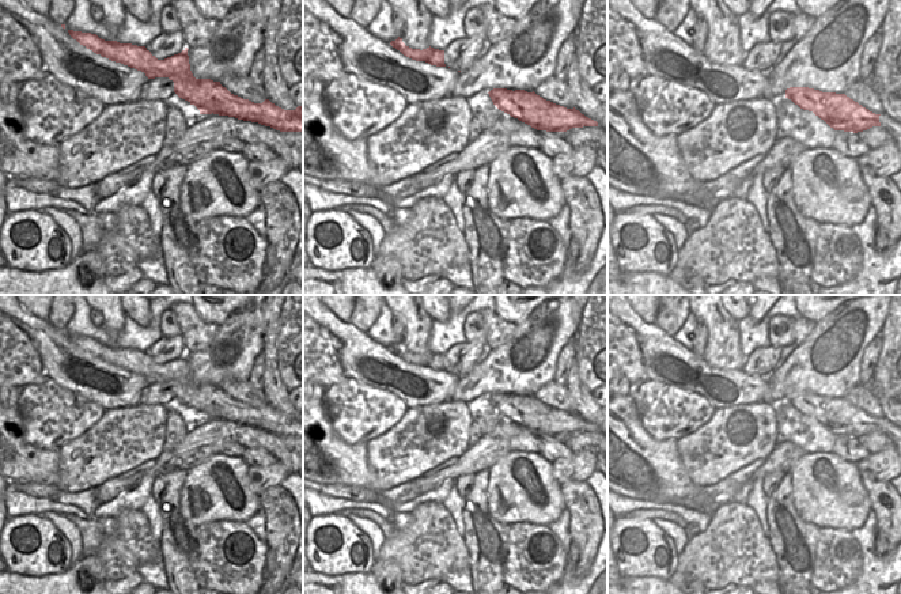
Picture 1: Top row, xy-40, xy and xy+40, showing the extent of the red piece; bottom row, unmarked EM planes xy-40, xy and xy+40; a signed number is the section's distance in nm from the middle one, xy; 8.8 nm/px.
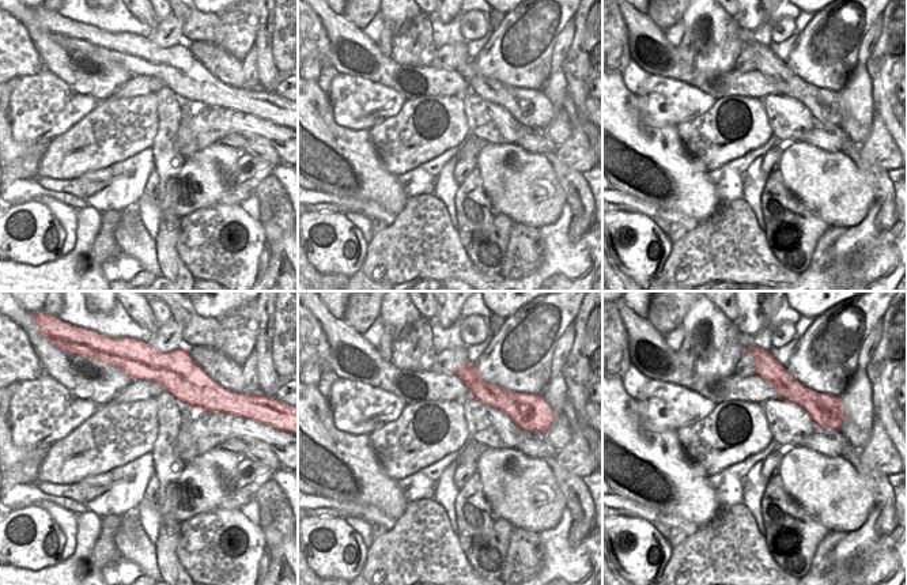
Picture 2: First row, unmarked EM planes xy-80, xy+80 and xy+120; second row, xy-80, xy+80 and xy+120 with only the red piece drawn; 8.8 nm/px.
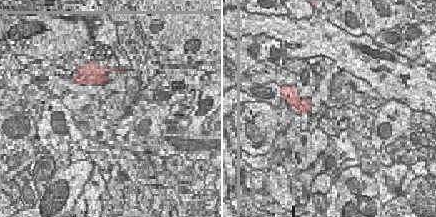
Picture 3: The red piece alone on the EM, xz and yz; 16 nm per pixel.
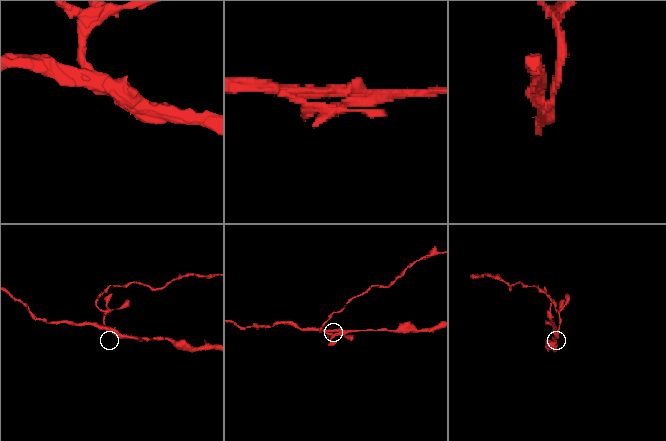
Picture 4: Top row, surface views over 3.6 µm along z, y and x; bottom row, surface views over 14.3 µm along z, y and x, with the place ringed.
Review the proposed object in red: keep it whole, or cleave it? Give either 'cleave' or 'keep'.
cleave

